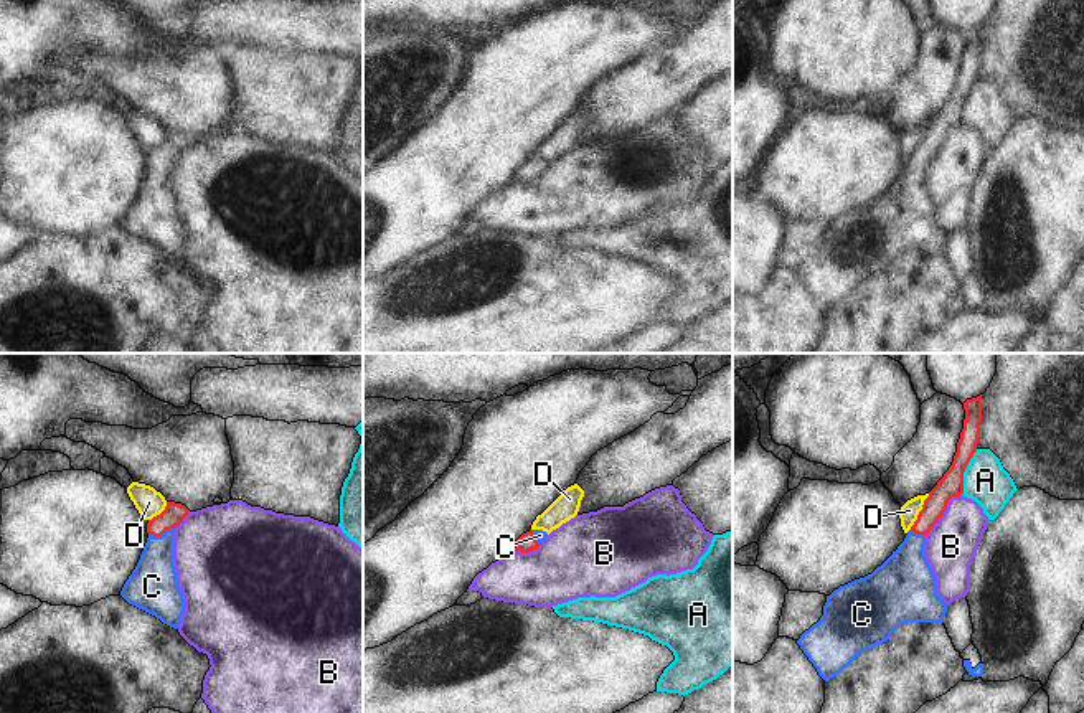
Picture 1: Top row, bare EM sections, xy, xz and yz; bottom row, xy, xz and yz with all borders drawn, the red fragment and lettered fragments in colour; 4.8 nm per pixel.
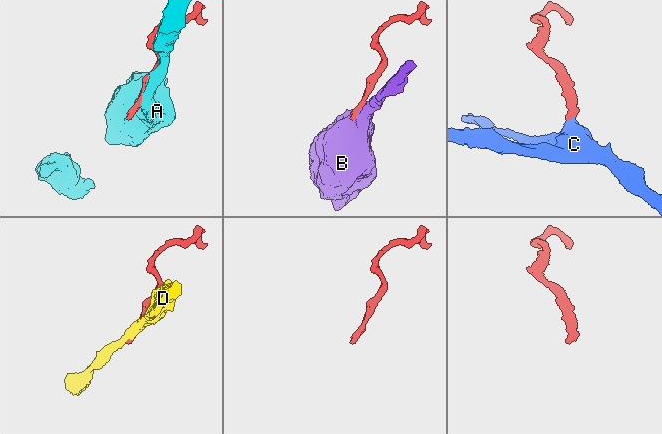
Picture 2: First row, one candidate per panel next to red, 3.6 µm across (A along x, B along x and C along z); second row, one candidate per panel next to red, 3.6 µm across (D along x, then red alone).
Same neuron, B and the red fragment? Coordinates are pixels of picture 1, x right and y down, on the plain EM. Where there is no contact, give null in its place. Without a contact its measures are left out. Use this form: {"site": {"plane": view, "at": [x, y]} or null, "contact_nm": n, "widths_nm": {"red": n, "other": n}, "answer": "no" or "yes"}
{"site": {"plane": "yz", "at": [944, 141]}, "contact_nm": 280, "widths_nm": {"red": 110, "other": 260}, "answer": "no"}

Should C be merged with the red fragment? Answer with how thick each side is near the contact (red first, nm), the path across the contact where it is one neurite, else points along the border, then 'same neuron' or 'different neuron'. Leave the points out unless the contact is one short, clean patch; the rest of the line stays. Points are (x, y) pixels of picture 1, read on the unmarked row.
110 nm thick on the red side, 240 nm on the other; runs through xy (174, 144), (160, 165), (152, 215); same neuron

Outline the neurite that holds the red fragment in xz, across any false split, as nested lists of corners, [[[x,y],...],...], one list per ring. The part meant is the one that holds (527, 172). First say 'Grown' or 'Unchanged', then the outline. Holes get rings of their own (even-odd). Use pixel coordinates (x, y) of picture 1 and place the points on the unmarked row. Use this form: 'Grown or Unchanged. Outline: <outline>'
Grown. Outline: [[[530,160],[516,170],[515,182],[530,183],[536,180],[546,168],[548,163],[543,160]]]

